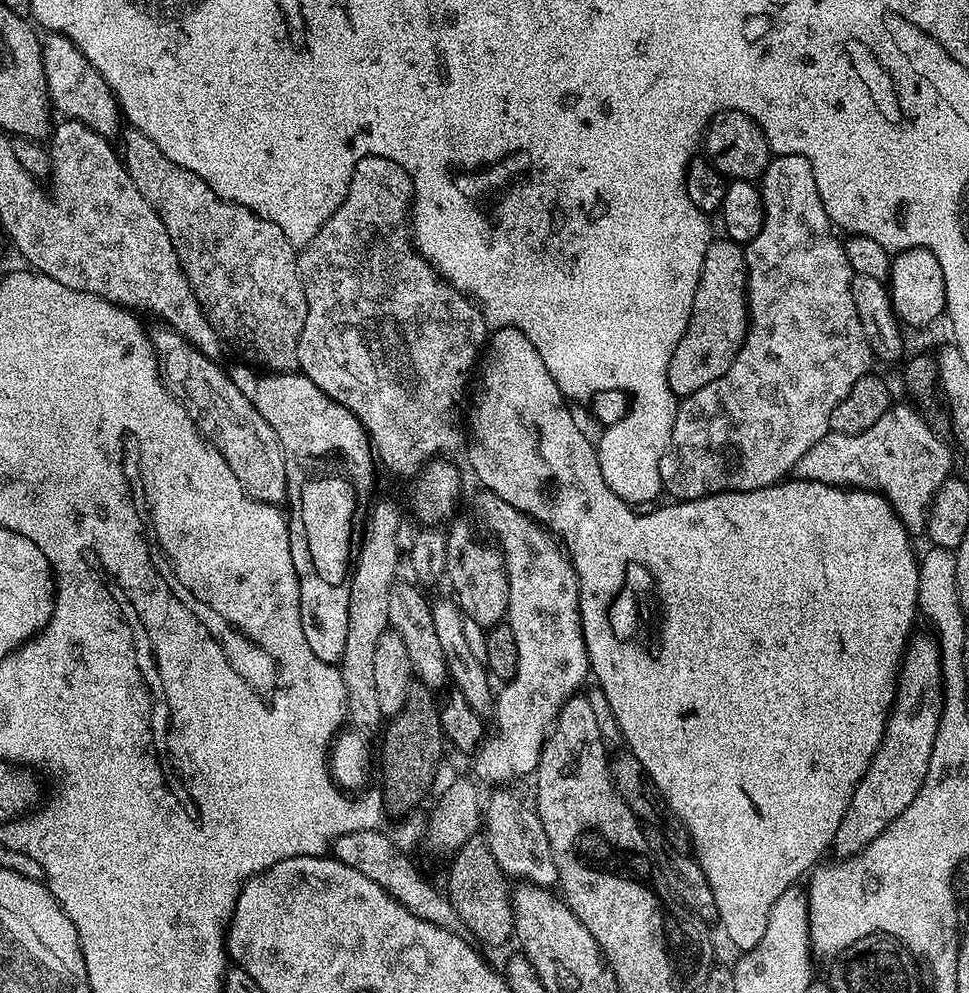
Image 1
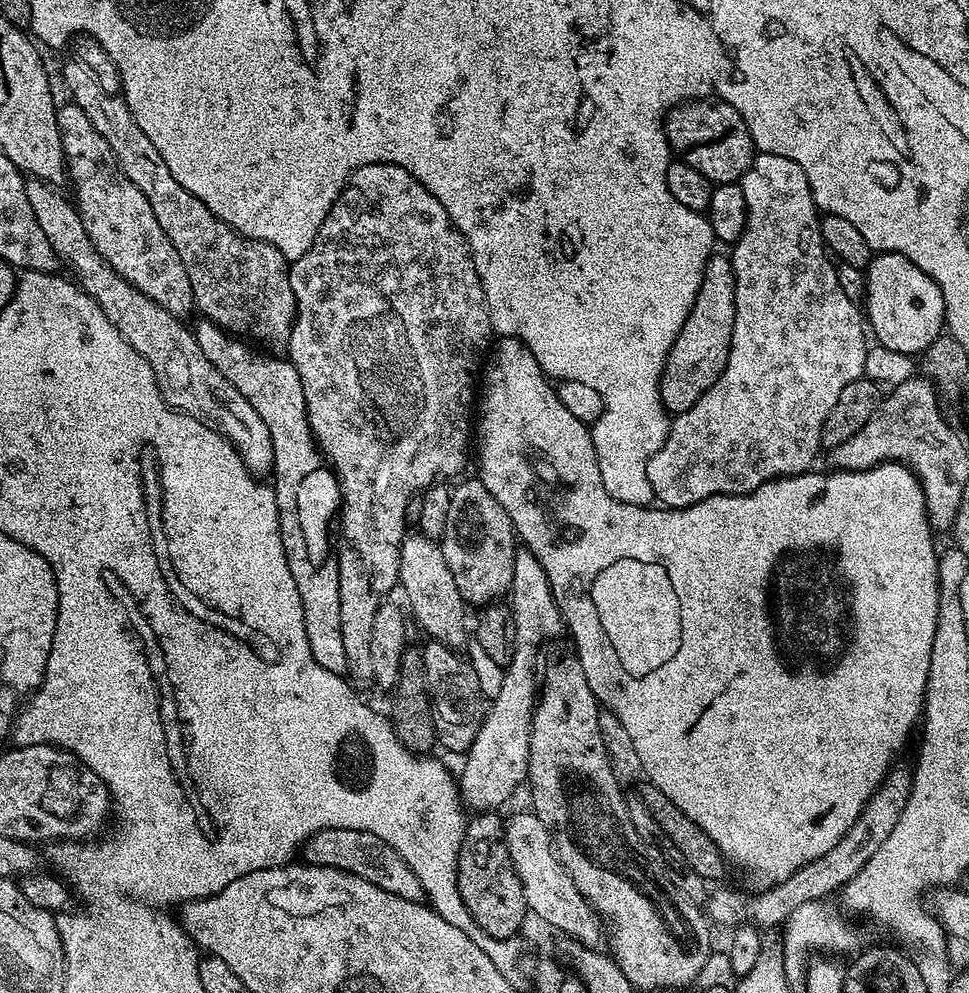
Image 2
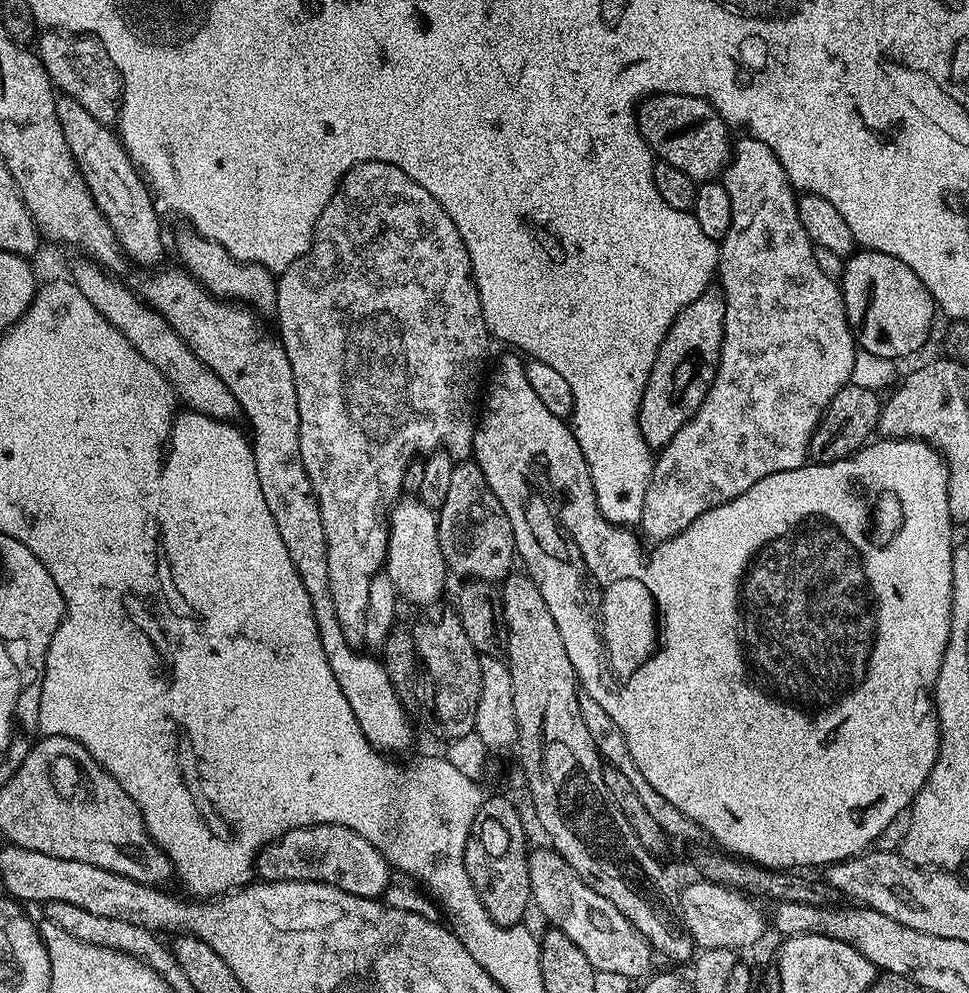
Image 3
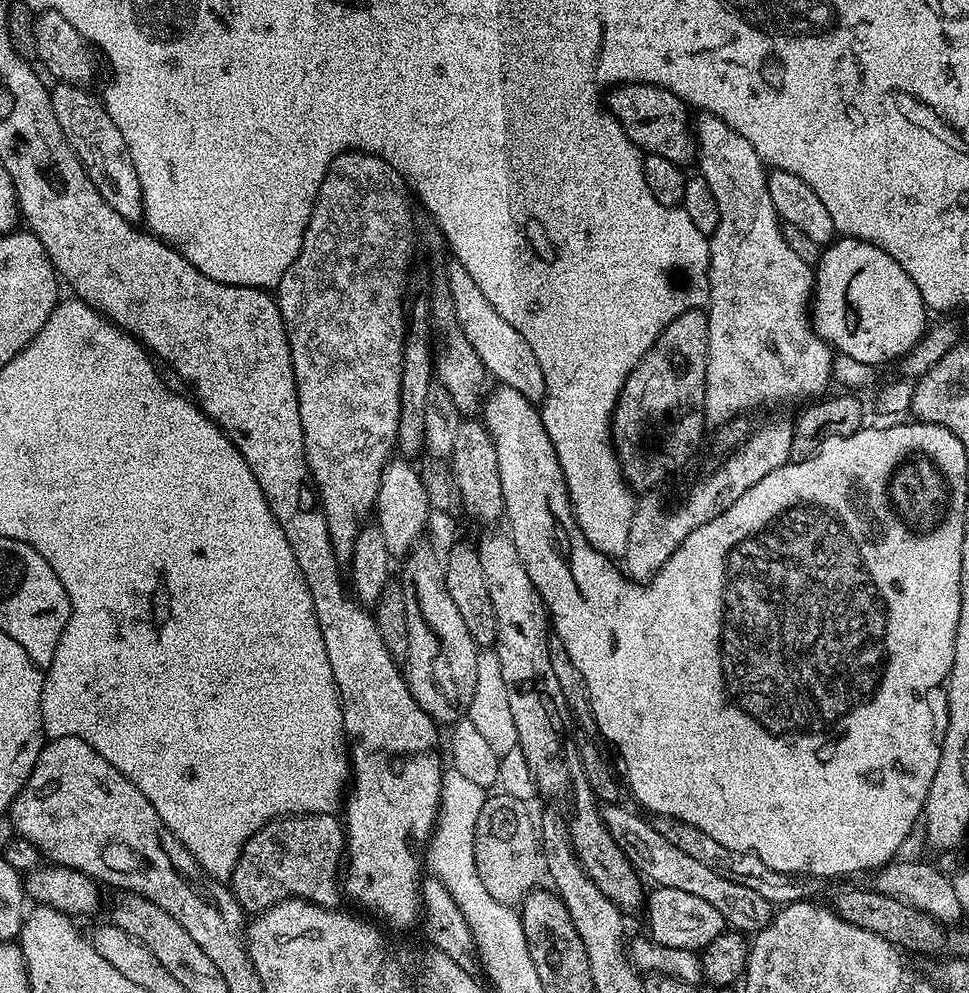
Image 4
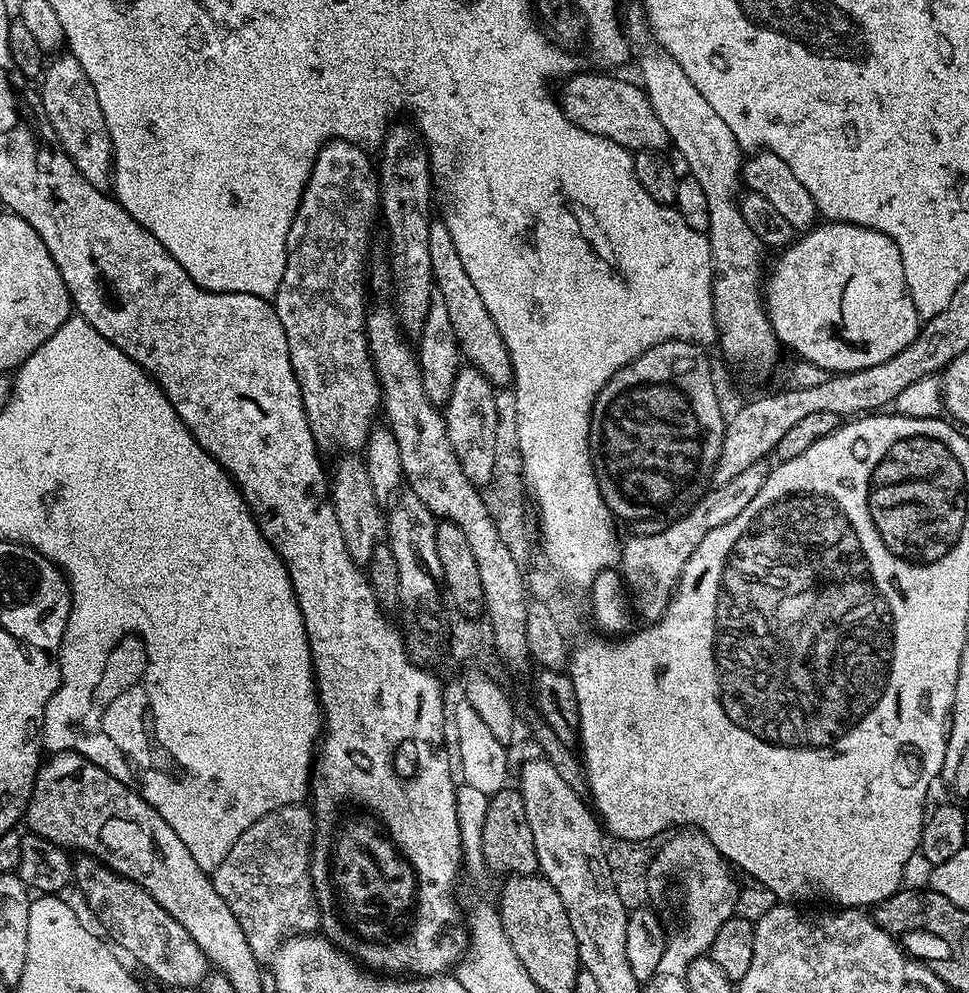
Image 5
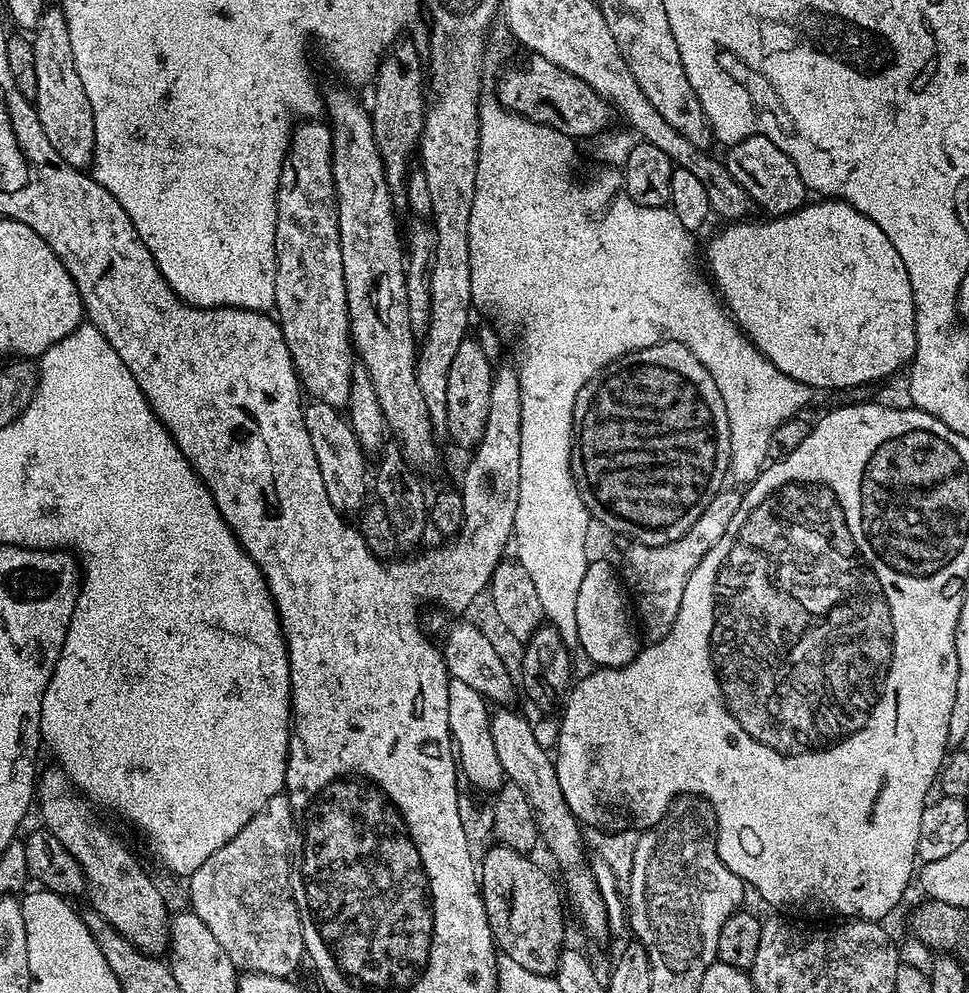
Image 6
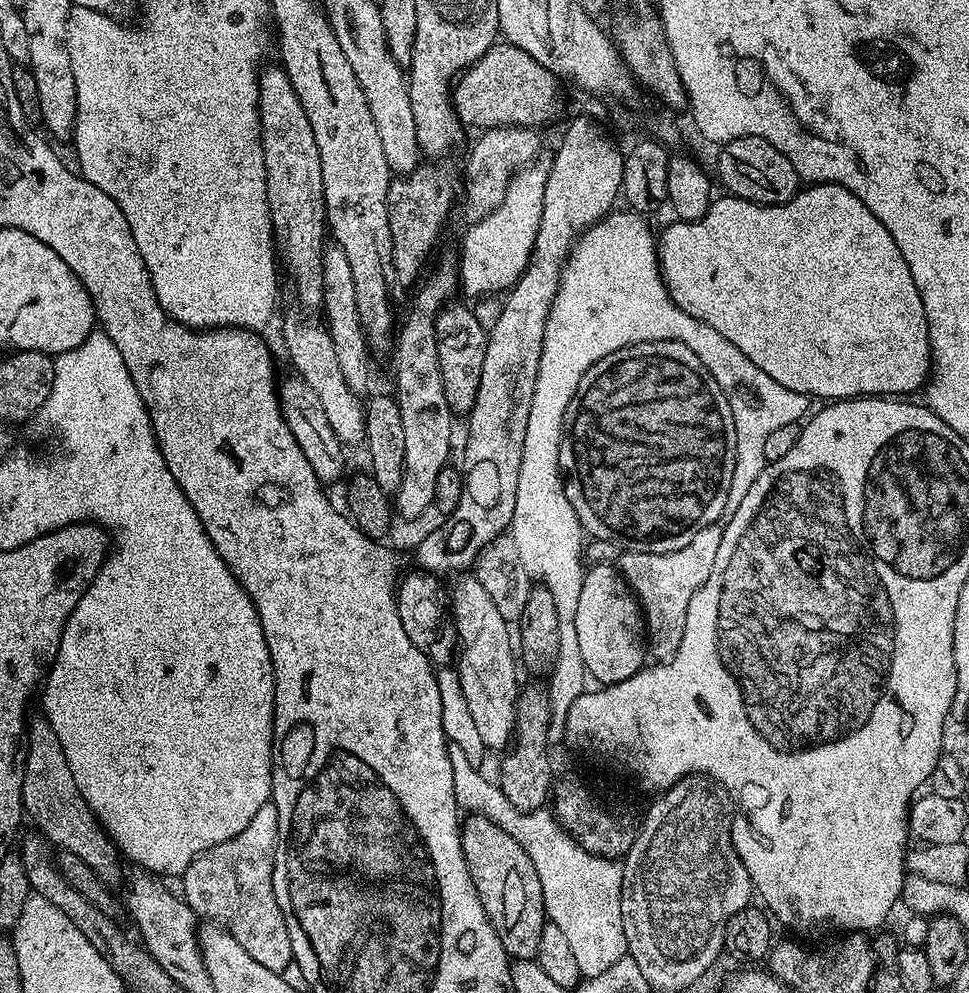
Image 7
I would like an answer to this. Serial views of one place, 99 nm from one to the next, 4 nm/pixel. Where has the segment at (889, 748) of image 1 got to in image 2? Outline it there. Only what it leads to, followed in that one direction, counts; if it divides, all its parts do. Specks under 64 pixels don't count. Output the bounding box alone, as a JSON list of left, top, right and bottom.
[706,767,912,929]

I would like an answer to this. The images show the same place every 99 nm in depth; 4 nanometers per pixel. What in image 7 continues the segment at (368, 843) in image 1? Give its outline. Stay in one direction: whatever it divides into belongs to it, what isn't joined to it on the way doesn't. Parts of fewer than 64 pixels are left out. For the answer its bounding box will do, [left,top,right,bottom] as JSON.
[182,802,293,974]

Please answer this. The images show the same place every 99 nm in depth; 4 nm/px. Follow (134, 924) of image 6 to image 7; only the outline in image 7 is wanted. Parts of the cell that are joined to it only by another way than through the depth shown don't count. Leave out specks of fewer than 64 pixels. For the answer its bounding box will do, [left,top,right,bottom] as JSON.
[22,718,121,886]

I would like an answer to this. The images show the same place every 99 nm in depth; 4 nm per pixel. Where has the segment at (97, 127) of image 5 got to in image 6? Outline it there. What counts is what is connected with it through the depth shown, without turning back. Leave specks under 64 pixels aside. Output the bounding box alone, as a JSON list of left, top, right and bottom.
[30,7,94,169]

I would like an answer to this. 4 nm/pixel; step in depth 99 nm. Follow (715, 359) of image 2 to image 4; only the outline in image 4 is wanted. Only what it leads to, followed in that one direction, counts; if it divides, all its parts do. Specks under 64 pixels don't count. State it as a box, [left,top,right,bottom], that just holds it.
[610,308,708,490]

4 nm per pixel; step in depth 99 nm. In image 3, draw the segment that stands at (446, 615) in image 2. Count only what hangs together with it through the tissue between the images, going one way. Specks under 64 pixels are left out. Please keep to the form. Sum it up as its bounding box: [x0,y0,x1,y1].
[386,495,450,604]

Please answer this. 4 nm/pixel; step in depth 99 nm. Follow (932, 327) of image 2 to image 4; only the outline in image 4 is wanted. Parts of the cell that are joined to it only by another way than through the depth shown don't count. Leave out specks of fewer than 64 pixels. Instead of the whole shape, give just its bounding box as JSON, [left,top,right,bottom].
[810,236,930,366]

